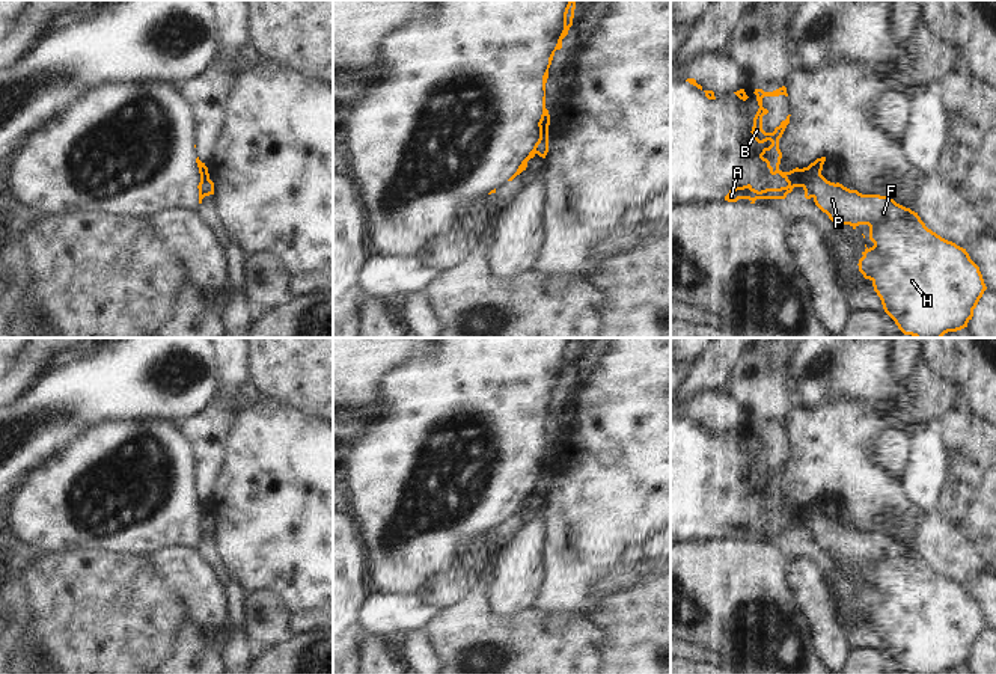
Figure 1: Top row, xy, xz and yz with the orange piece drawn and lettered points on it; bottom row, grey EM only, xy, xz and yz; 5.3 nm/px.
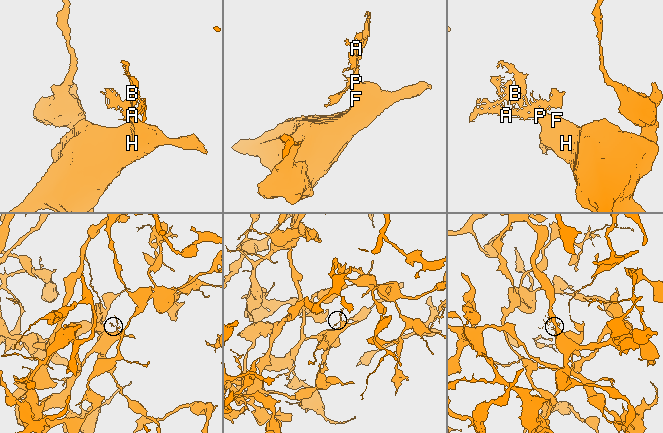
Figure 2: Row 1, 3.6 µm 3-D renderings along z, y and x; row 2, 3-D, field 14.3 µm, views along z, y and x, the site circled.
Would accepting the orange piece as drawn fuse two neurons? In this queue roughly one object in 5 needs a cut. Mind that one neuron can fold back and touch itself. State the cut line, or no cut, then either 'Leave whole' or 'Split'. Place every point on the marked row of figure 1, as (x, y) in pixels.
Split along yz (820, 174), (811, 180), (811, 196). Split.

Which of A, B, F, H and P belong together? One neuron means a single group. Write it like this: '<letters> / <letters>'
A B / F H P

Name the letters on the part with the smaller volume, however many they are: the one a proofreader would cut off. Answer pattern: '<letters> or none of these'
A, B

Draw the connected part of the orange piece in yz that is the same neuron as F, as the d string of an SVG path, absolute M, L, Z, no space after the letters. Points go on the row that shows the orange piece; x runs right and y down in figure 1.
M823 175L811 179L815 205L833 223L869 226L872 247L859 259L859 271L872 282L884 312L904 335L915 338L942 338L948 332L967 327L979 299L987 290L979 267L966 249L928 229L918 213L880 195L862 195Z

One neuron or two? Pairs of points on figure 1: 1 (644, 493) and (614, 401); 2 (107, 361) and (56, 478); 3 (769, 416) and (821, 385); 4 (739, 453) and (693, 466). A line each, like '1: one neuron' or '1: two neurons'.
1: one neuron
2: two neurons
3: two neurons
4: one neuron

